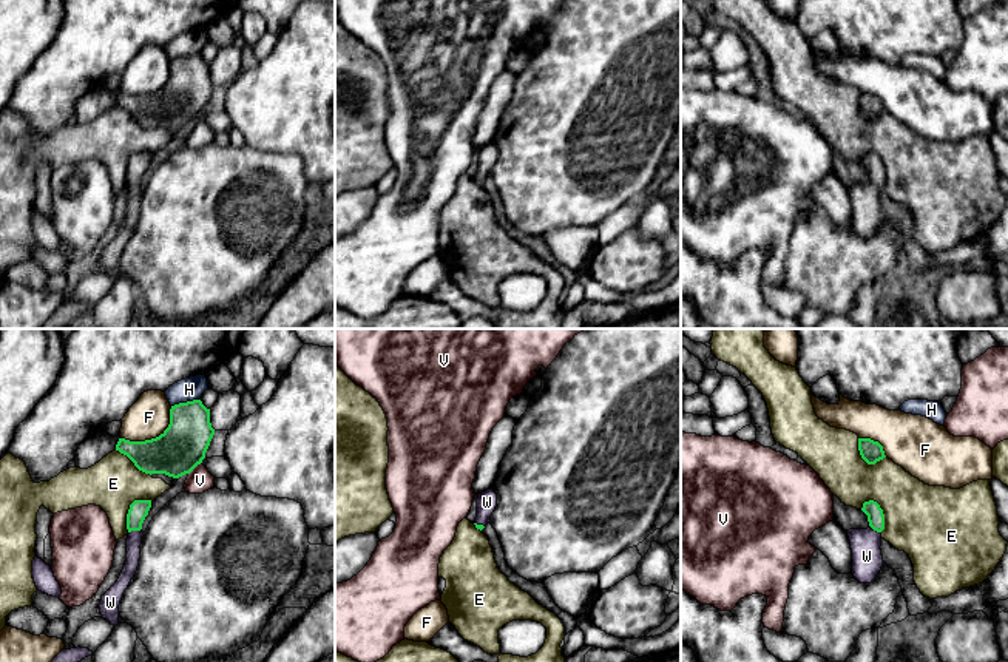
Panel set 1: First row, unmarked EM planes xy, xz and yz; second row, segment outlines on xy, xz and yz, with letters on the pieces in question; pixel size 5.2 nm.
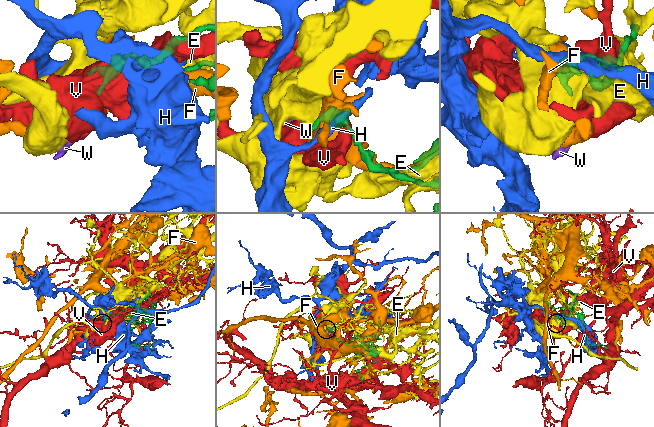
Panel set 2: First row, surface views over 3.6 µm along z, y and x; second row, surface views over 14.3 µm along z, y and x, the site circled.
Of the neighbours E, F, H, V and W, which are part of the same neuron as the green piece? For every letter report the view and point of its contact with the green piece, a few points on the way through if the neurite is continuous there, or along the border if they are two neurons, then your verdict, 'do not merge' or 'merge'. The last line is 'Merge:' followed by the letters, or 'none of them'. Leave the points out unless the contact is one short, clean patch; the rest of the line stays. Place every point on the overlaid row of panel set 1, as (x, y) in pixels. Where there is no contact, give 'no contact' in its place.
E: meets green in xy at (130, 508); do not merge
F: meets green in xy at (153, 439); do not merge
H: meets green in xy at (187, 401); border along xy (199, 398), (179, 401), (172, 406); do not merge
V: meets green in xy at (195, 466); do not merge
W: meets green in xy at (135, 530); runs through xy (138, 511), (135, 530), (135, 537); merge
Merge: W

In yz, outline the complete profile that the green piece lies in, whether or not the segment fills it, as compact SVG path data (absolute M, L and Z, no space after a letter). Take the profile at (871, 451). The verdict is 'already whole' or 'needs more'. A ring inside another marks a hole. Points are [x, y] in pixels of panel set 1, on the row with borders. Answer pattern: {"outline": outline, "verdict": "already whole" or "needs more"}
{"outline": "M858 438L858 451L868 464L875 464L886 457L883 446L871 438Z", "verdict": "already whole"}

